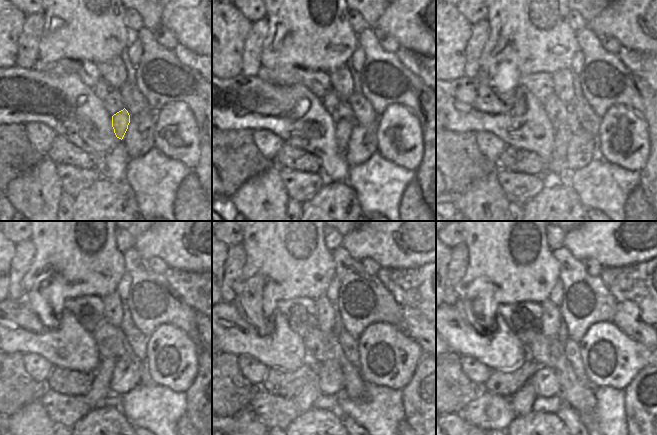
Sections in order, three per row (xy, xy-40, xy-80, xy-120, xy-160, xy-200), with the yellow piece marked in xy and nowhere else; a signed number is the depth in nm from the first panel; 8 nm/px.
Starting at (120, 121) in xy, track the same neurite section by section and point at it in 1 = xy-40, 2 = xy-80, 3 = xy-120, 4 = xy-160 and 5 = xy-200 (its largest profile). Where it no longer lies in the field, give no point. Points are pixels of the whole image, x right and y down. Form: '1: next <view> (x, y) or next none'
1: next xy-40 (343, 127)
2: next xy-80 (563, 134)
3: next xy-120 (100, 388)
4: next xy-160 (305, 398)
5: next xy-200 (522, 401)

